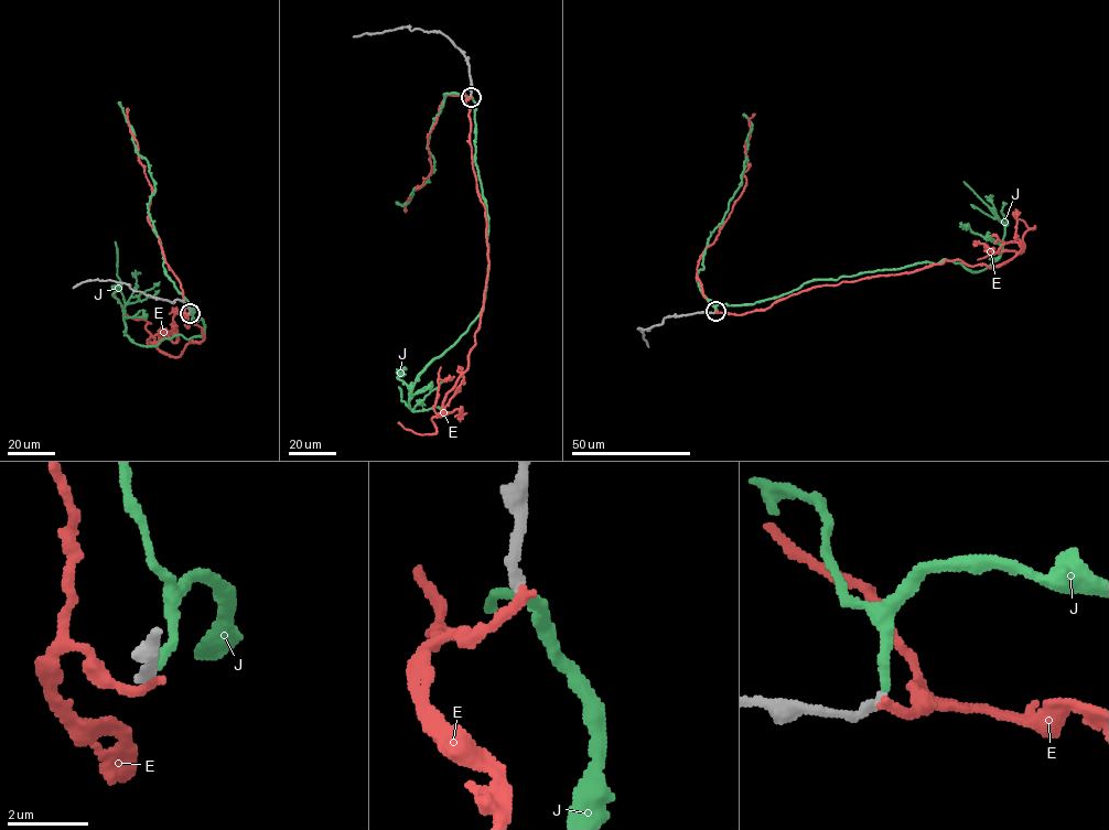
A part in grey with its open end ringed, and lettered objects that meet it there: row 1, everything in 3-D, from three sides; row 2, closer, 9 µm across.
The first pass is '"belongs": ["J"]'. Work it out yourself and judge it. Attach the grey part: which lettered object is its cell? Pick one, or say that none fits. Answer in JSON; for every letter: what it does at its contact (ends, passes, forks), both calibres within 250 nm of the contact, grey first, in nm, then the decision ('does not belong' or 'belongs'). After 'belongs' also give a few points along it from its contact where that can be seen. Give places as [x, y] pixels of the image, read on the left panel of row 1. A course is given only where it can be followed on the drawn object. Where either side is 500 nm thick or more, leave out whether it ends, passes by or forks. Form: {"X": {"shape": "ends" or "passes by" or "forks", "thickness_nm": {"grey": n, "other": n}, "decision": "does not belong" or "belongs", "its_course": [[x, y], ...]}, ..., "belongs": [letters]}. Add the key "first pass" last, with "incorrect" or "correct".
{"E": {"shape": "ends", "thickness_nm": {"grey": 280, "other": 240}, "decision": "does not belong"}, "J": {"shape": "ends", "thickness_nm": {"grey": 240, "other": 240}, "decision": "belongs", "its_course": [[190, 313], [203, 321], [203, 336], [135, 342], [126, 333], [115, 241]]}, "belongs": ["J"], "first pass": "correct"}

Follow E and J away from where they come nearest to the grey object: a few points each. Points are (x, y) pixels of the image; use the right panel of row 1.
E: (714, 312), (766, 310), (814, 287), (946, 260), (997, 267), (1035, 229), (1014, 216)
J: (715, 311), (810, 280), (944, 259), (973, 272), (986, 268), (999, 258), (1004, 226), (964, 181)

